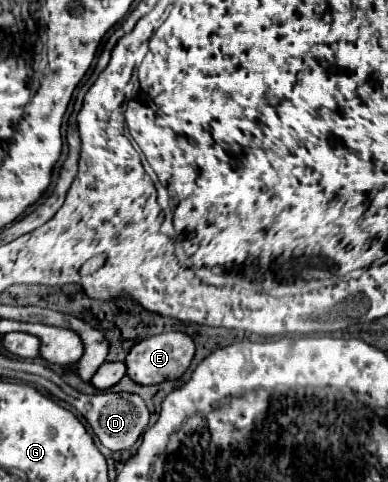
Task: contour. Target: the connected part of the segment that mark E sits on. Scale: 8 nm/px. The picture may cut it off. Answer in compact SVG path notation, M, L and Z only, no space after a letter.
M171 331L171 333L161 333L161 335L147 337L141 343L137 343L129 351L129 355L125 357L127 377L131 381L135 381L137 385L159 385L159 383L169 381L169 379L179 379L187 371L187 367L193 359L193 353L195 353L193 339L187 337L185 333Z

